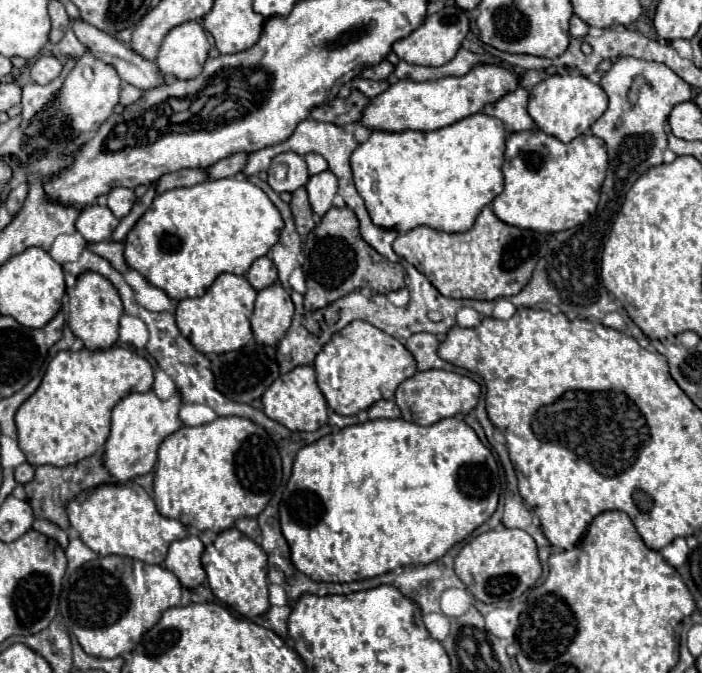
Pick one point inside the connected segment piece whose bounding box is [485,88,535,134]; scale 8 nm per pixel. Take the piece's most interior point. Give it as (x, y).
(512, 109)

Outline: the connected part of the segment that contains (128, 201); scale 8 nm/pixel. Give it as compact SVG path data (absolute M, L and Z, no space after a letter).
M113 188L113 192L107 194L109 202L107 206L111 208L111 212L117 216L117 218L123 218L129 214L133 202L137 200L135 198L135 192L131 188Z

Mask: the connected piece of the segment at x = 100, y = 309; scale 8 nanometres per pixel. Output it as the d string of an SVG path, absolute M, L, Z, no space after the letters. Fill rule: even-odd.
M85 272L85 276L77 276L75 286L67 290L69 298L69 328L71 332L83 340L85 348L97 350L97 348L109 348L117 342L117 330L119 330L119 318L123 314L123 304L109 280L103 276L97 276L97 272Z

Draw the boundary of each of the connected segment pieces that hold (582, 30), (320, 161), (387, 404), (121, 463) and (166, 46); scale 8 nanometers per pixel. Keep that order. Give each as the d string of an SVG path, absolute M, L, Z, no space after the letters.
M575 14L571 16L571 22L569 22L569 24L571 24L569 32L571 32L571 36L573 36L573 38L585 36L585 34L587 34L587 30L589 30L589 26L587 26L579 16L575 16Z
M307 154L305 156L305 162L307 162L307 168L309 168L309 174L311 176L327 170L327 160L321 154Z
M379 400L377 404L373 404L369 410L369 420L377 420L377 418L399 418L401 410L397 408L397 404L393 400Z
M153 390L149 392L131 392L121 398L113 408L115 418L111 418L111 434L105 442L105 466L117 482L127 482L135 476L147 474L155 468L157 448L165 436L179 430L183 426L179 418L179 408L183 406L183 398L175 392L171 398L161 400Z
M185 22L165 36L157 56L157 66L163 74L191 80L201 74L207 56L209 40L203 26L199 22Z

